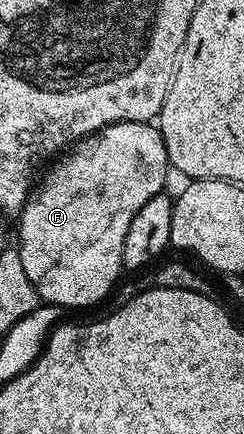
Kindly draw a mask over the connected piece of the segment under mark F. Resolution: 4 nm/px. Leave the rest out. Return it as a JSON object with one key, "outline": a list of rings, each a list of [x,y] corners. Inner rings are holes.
{"outline":[[[151,122],[111,123],[93,135],[85,135],[76,140],[71,144],[70,150],[61,154],[56,161],[45,173],[44,180],[41,183],[39,180],[38,186],[29,194],[28,201],[18,216],[18,250],[22,267],[45,304],[56,304],[61,309],[92,307],[111,293],[116,278],[122,272],[126,229],[130,229],[134,213],[138,213],[138,209],[142,209],[142,205],[146,205],[150,197],[165,190],[164,178],[170,172],[166,145],[159,126]]]}

